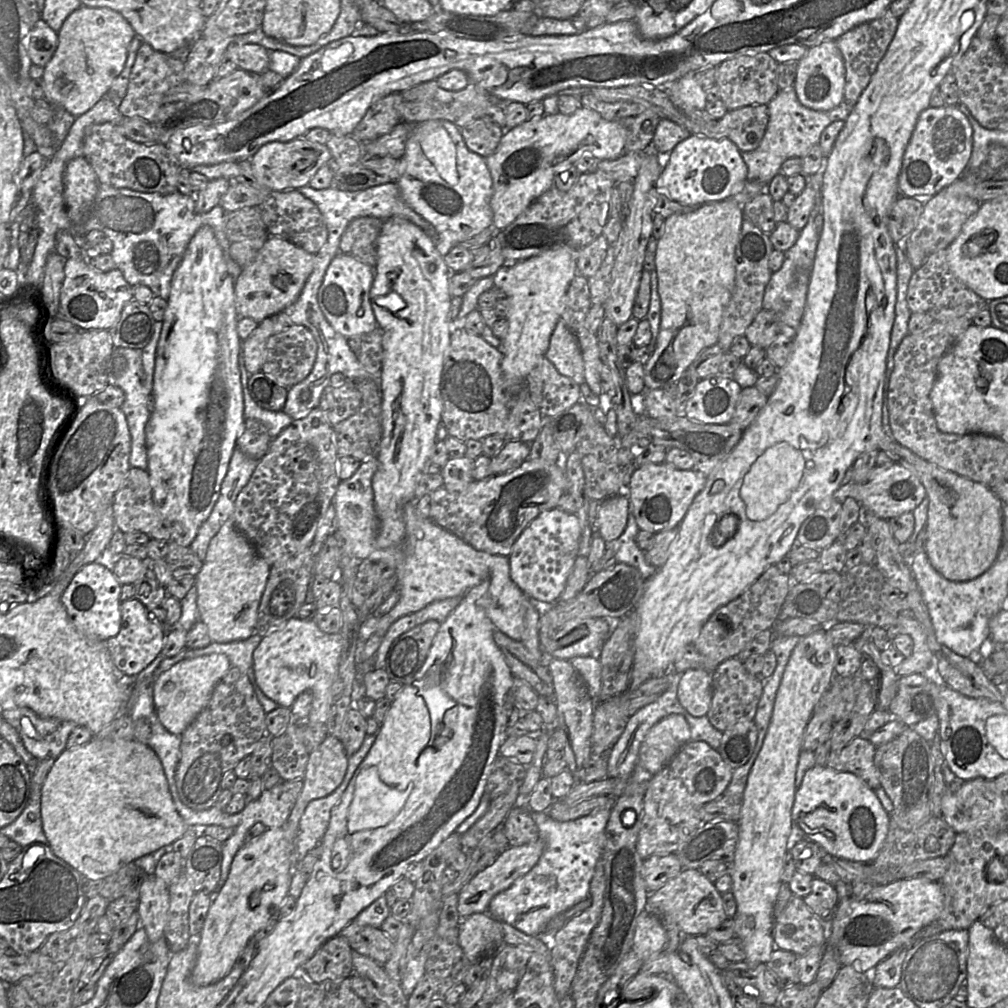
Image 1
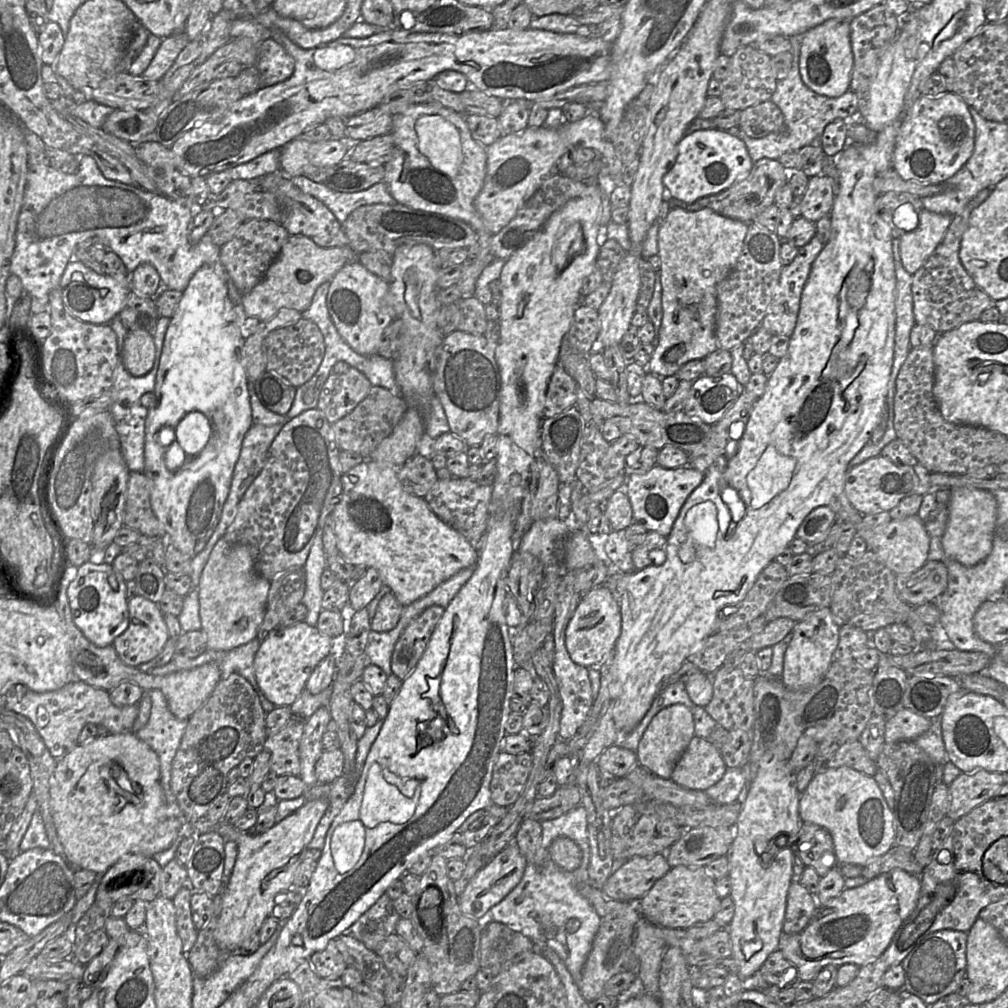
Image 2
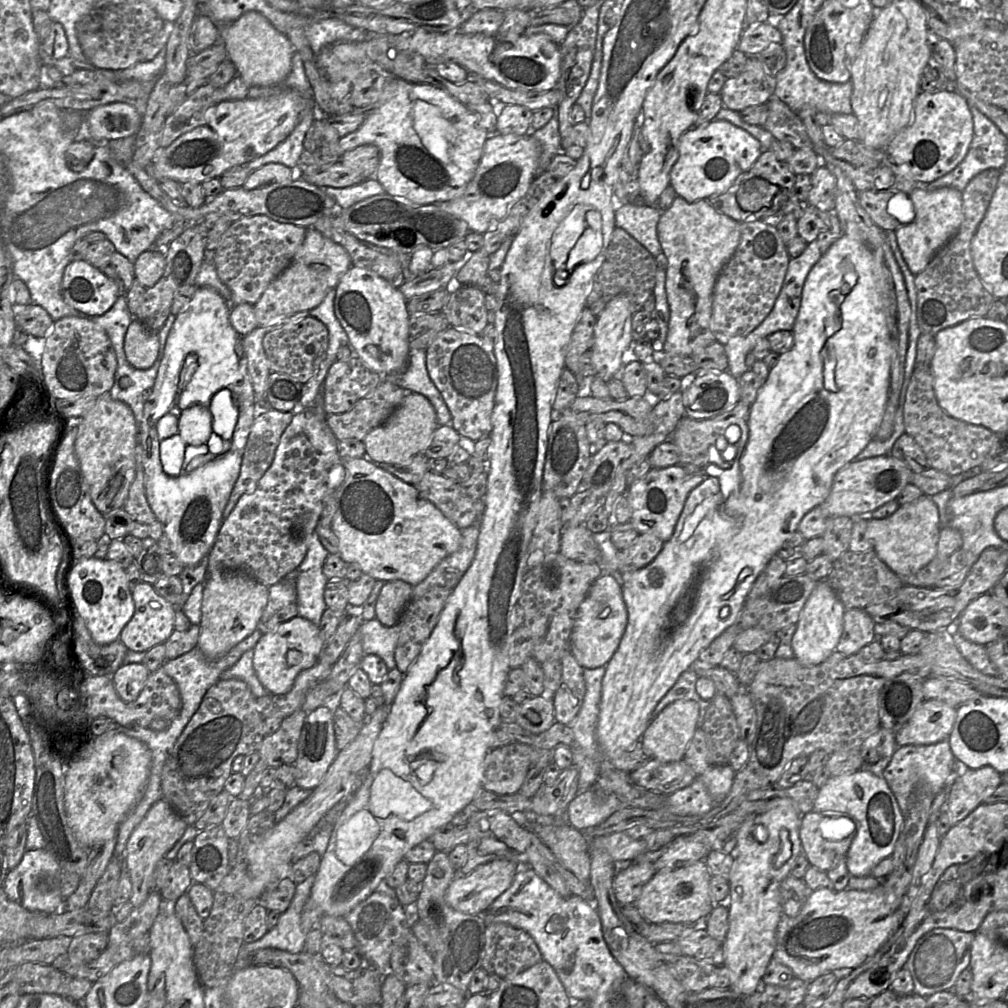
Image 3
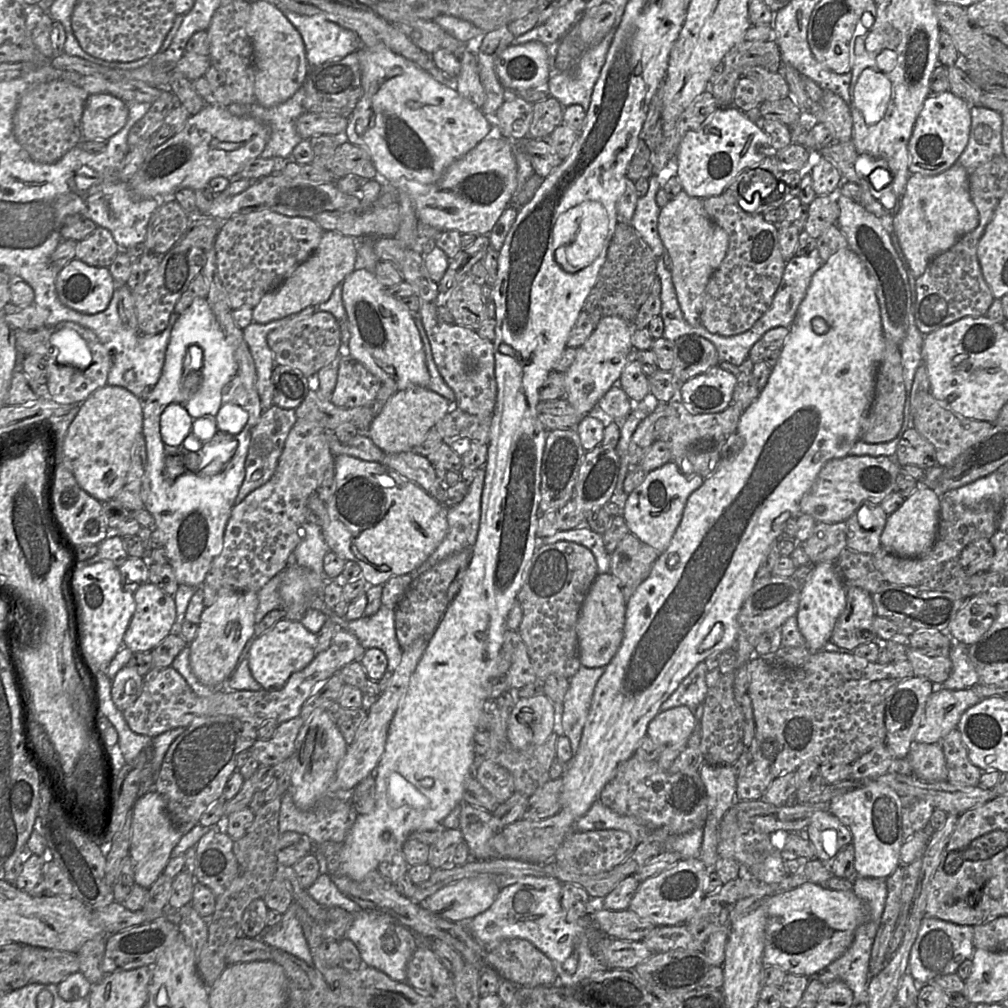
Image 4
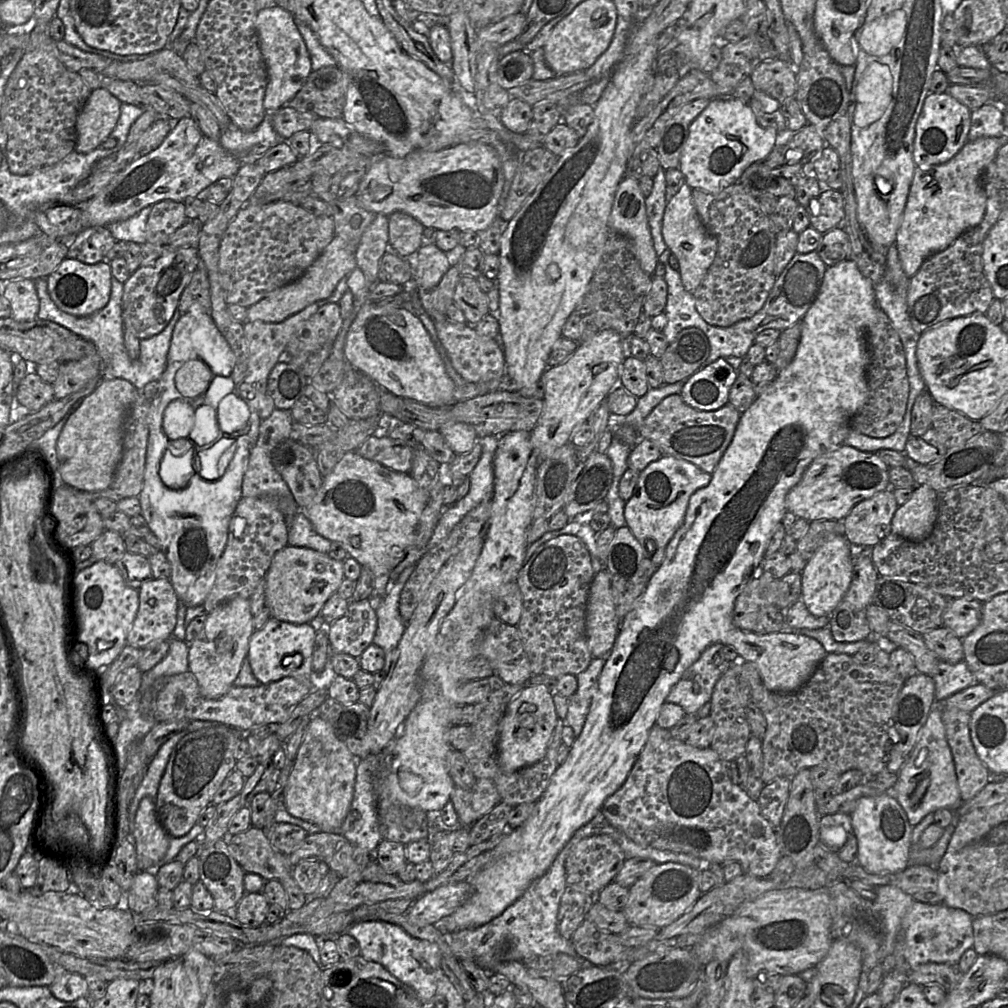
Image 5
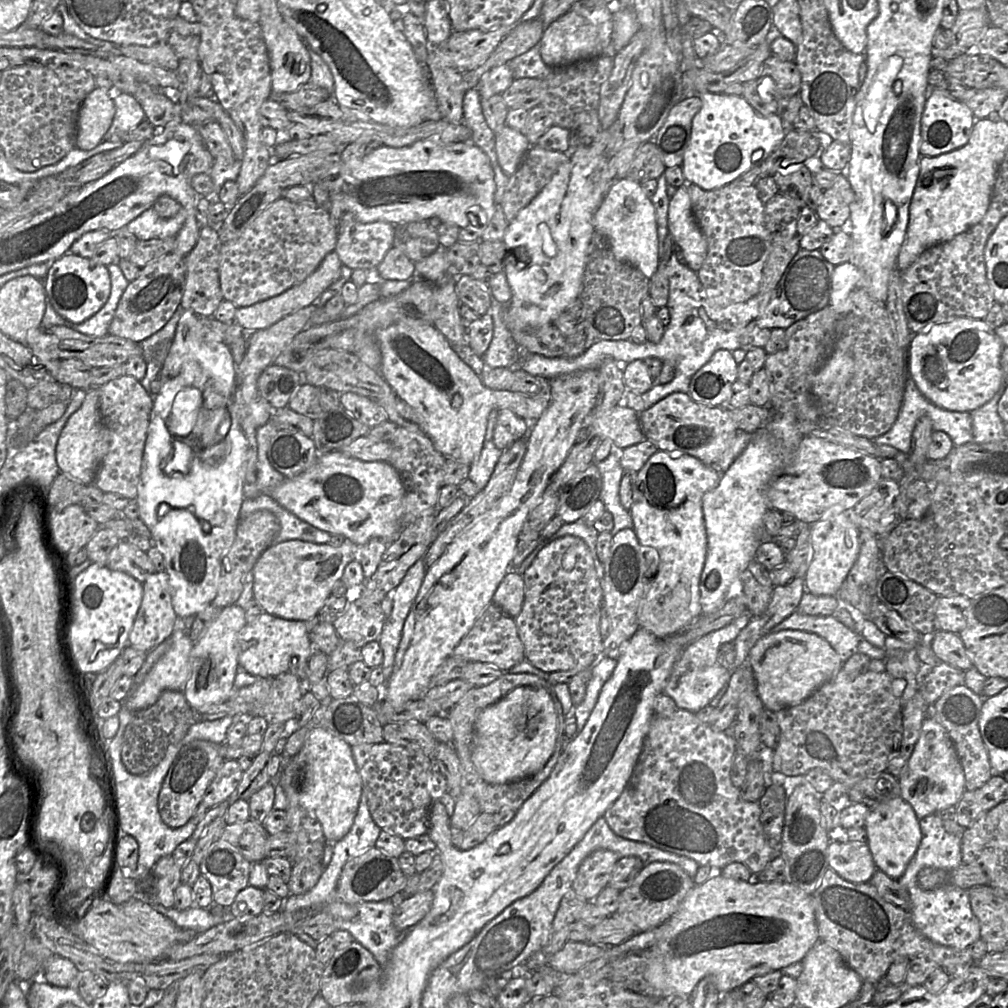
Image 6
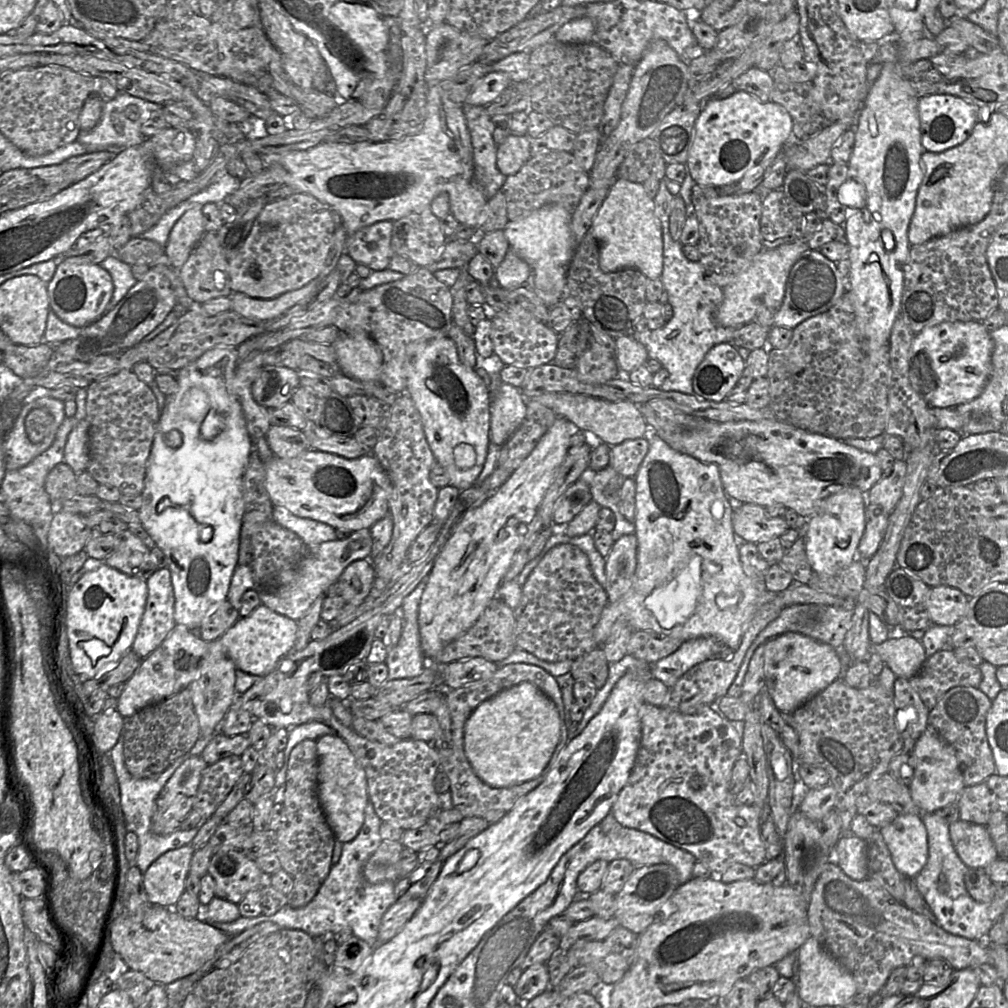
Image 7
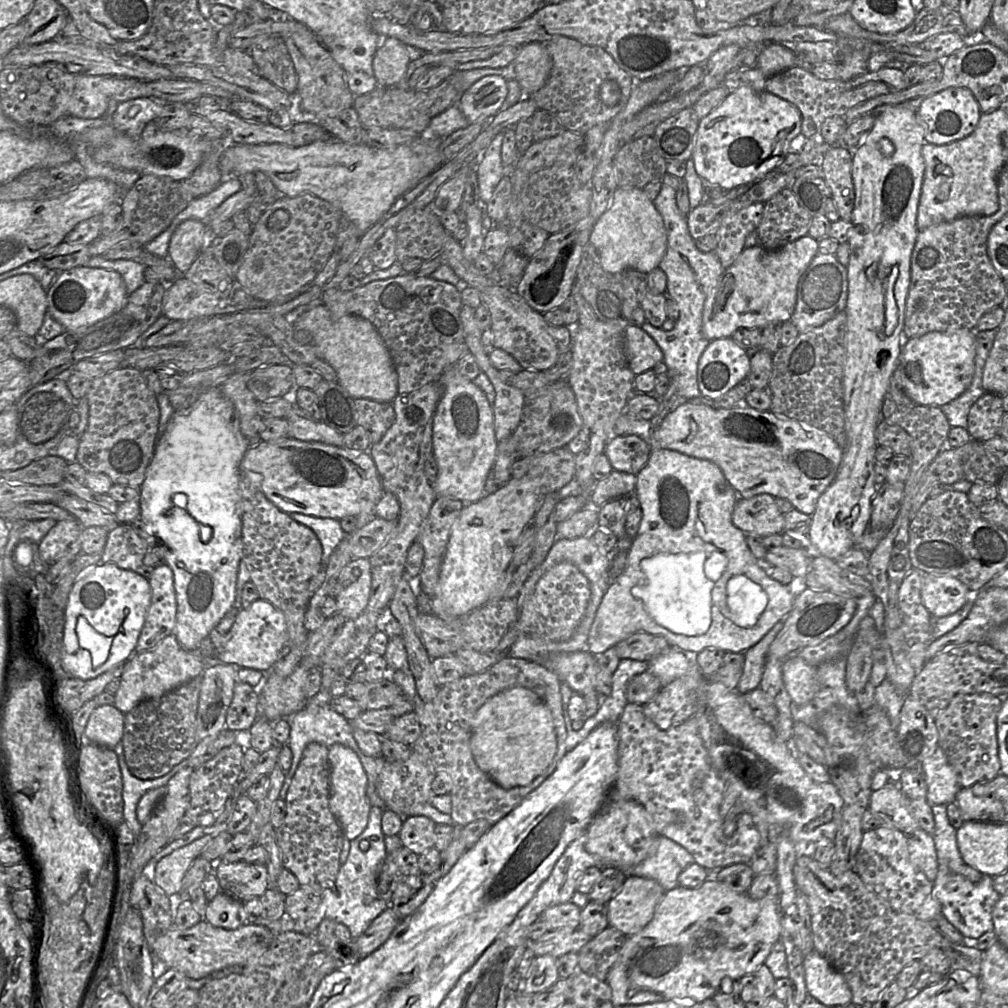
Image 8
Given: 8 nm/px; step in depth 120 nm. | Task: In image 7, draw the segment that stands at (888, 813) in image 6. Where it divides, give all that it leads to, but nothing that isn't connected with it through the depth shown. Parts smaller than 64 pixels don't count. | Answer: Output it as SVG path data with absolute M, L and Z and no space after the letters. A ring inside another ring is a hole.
M899 814L892 822L877 829L883 836L896 869L913 879L928 859L928 836L922 817Z

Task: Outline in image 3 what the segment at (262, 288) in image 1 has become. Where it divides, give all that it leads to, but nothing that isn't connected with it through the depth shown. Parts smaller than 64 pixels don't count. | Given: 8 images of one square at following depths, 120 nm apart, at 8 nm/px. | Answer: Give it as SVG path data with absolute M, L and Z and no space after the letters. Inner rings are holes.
M307 228L305 239L291 264L264 291L253 305L257 323L267 325L277 319L317 307L330 289L335 289L352 262L348 252L339 244L313 228Z

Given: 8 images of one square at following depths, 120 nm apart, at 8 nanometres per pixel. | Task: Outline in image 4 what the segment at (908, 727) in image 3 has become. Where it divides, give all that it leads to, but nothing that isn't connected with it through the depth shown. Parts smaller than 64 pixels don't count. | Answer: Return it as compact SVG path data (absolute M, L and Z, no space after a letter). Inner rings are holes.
M935 688L927 700L914 741L926 744L941 743L943 738L957 727L963 713L980 700L971 688Z

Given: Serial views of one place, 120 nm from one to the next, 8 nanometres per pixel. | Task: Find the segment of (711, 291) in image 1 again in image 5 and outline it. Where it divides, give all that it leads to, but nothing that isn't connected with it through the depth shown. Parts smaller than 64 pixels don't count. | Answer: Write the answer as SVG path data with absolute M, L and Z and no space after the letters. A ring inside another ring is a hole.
M683 183L676 194L667 202L662 235L667 247L679 262L679 273L685 289L693 293L699 286L717 253L717 240L702 225L694 206L692 189Z

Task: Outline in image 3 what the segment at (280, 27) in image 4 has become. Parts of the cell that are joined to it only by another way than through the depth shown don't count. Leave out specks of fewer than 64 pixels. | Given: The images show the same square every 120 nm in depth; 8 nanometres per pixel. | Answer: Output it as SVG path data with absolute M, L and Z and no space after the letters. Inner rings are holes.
M247 11L236 21L221 26L220 39L237 74L249 86L273 86L289 75L295 49L288 37L281 33L267 17L258 11Z

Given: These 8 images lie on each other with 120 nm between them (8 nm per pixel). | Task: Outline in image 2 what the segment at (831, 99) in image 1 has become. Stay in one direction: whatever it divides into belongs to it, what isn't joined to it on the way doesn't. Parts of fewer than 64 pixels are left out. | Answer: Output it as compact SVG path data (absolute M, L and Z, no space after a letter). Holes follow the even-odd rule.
M829 19L801 37L799 71L812 91L835 98L850 89L854 56L850 39L850 20Z

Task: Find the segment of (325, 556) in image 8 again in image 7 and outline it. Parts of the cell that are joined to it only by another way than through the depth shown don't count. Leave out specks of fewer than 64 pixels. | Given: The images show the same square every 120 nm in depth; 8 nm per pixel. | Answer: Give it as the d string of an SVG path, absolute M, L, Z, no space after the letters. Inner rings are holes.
M274 506L272 514L280 526L299 536L307 548L318 547L323 542L336 540L335 528L325 523L297 517L280 506Z

